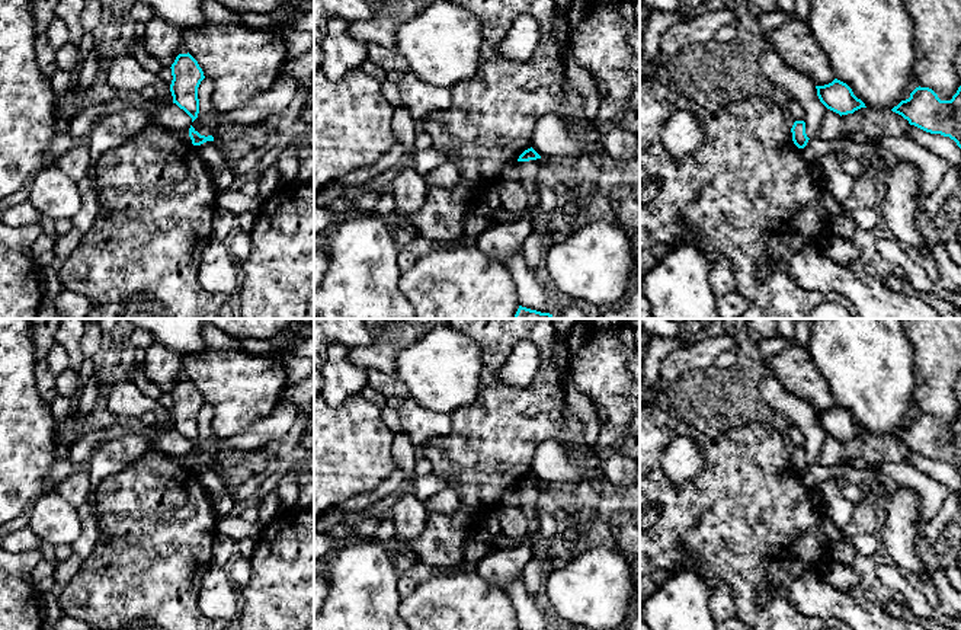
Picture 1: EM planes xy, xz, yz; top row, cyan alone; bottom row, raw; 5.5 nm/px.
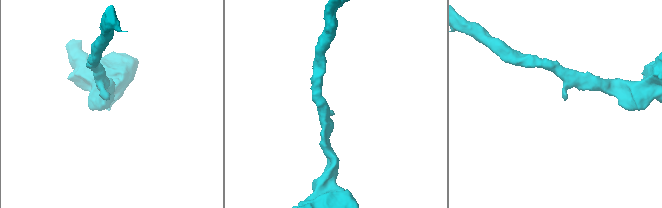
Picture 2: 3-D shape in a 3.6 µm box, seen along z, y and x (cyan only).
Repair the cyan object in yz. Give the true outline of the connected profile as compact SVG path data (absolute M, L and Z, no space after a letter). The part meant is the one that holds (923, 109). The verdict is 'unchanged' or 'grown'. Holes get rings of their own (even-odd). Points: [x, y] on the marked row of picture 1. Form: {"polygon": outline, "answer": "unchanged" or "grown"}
{"polygon": "M919 86L891 111L926 132L949 137L961 148L961 86L951 100L941 100L932 89Z", "answer": "unchanged"}

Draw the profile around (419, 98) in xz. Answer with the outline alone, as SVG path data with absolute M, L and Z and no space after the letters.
M410 70L388 71L387 80L400 92L401 106L417 121L435 111L446 109L452 95L448 87L436 87L419 79Z

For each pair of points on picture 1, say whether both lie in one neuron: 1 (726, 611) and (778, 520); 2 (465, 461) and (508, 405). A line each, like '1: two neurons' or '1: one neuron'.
1: two neurons
2: one neuron

